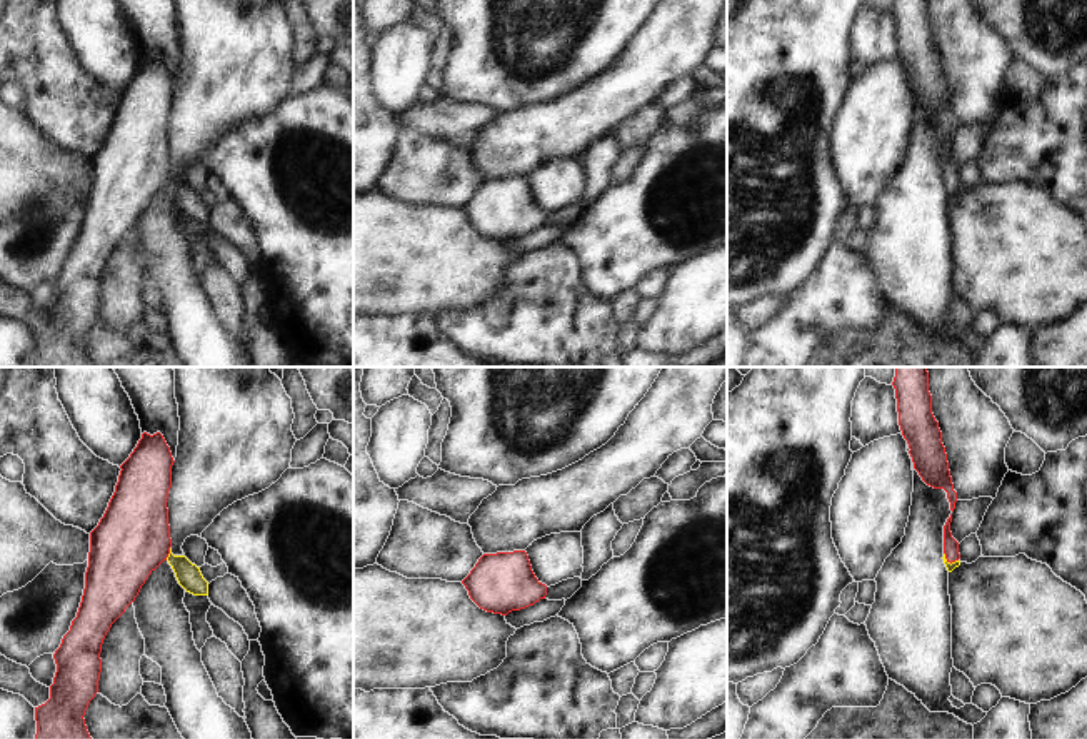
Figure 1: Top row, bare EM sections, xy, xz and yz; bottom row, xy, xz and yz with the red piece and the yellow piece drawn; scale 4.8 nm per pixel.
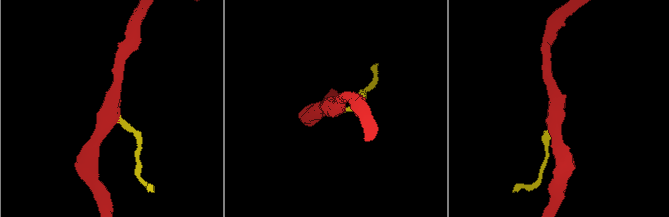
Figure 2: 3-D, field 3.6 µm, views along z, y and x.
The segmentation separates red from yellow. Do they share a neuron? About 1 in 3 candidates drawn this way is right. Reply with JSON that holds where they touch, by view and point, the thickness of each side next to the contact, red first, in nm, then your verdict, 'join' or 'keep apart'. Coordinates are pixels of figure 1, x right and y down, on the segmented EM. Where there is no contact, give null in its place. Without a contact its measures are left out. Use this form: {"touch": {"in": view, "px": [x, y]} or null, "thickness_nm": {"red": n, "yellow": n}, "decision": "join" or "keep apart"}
{"touch": {"in": "xy", "px": [169, 552]}, "thickness_nm": {"red": 360, "yellow": 120}, "decision": "join"}

